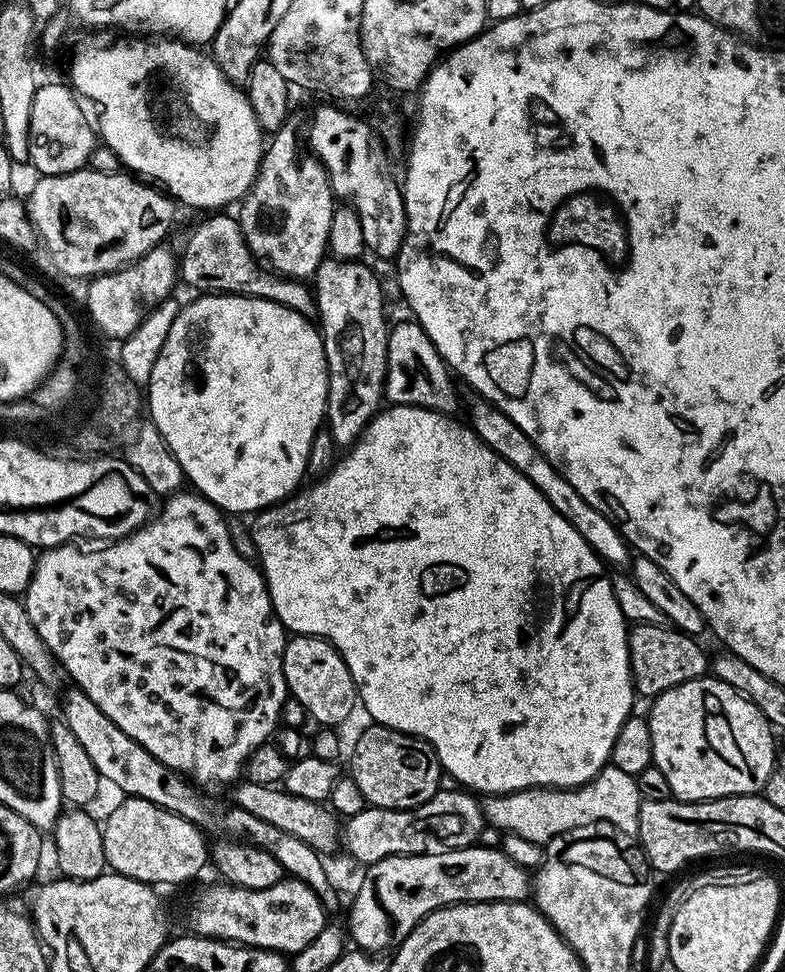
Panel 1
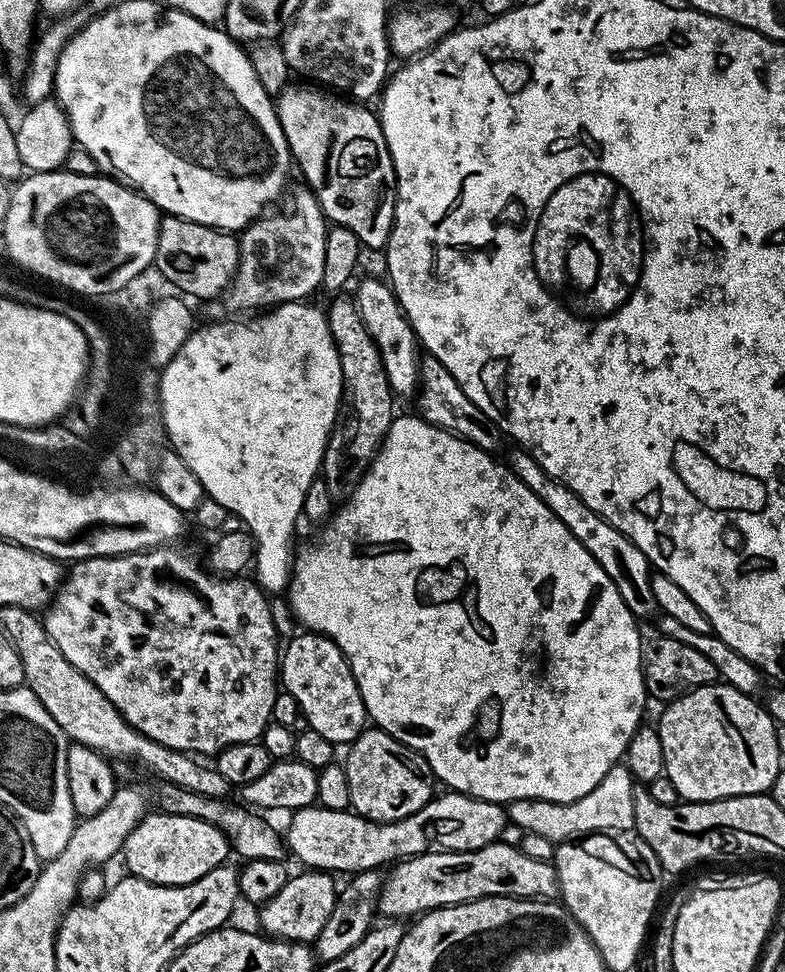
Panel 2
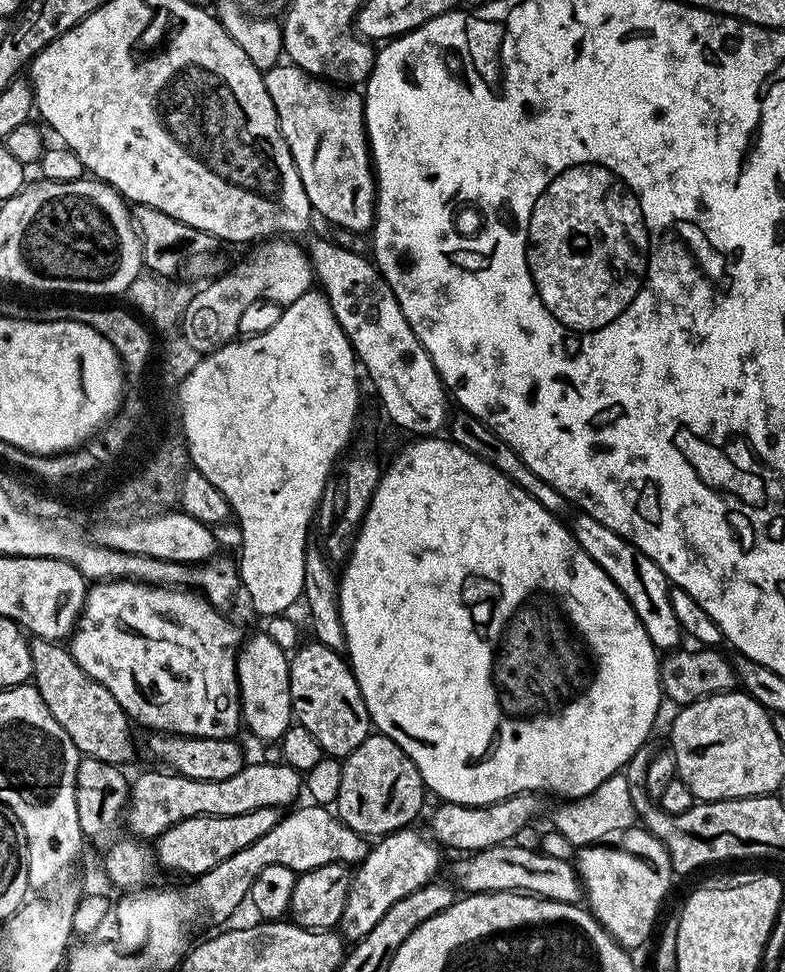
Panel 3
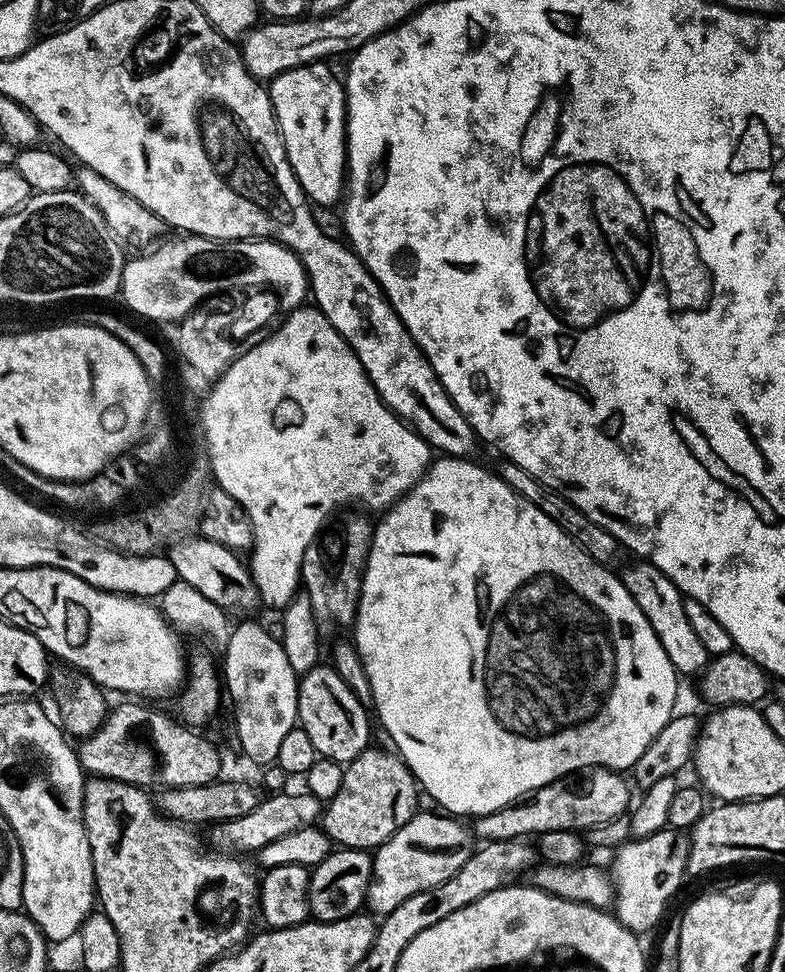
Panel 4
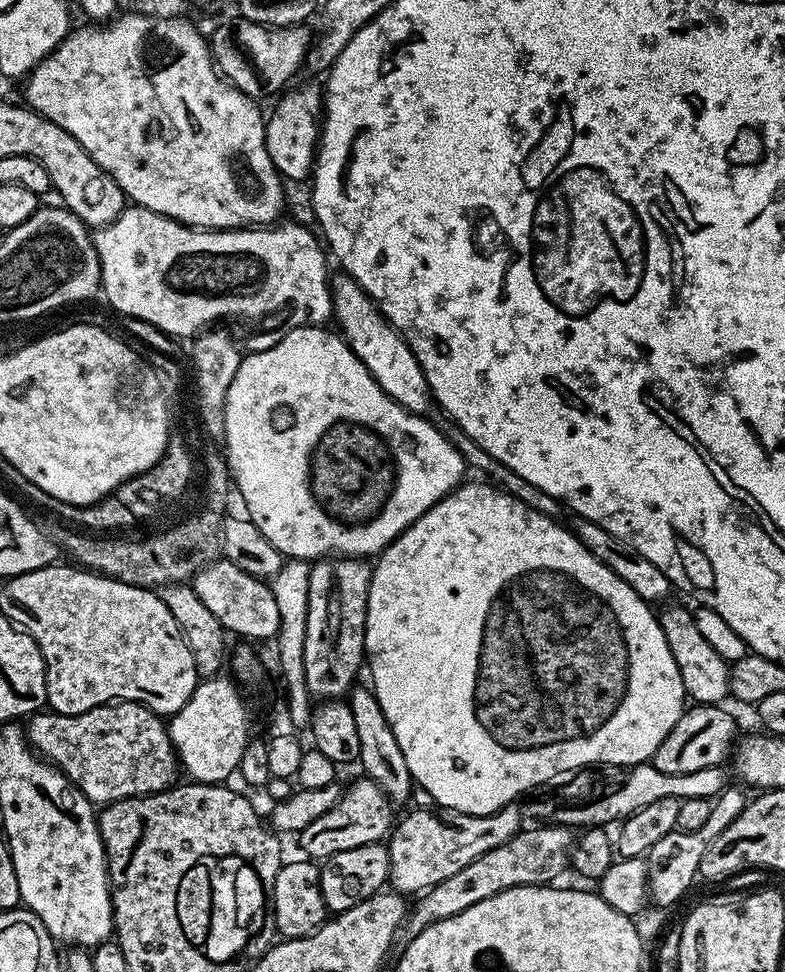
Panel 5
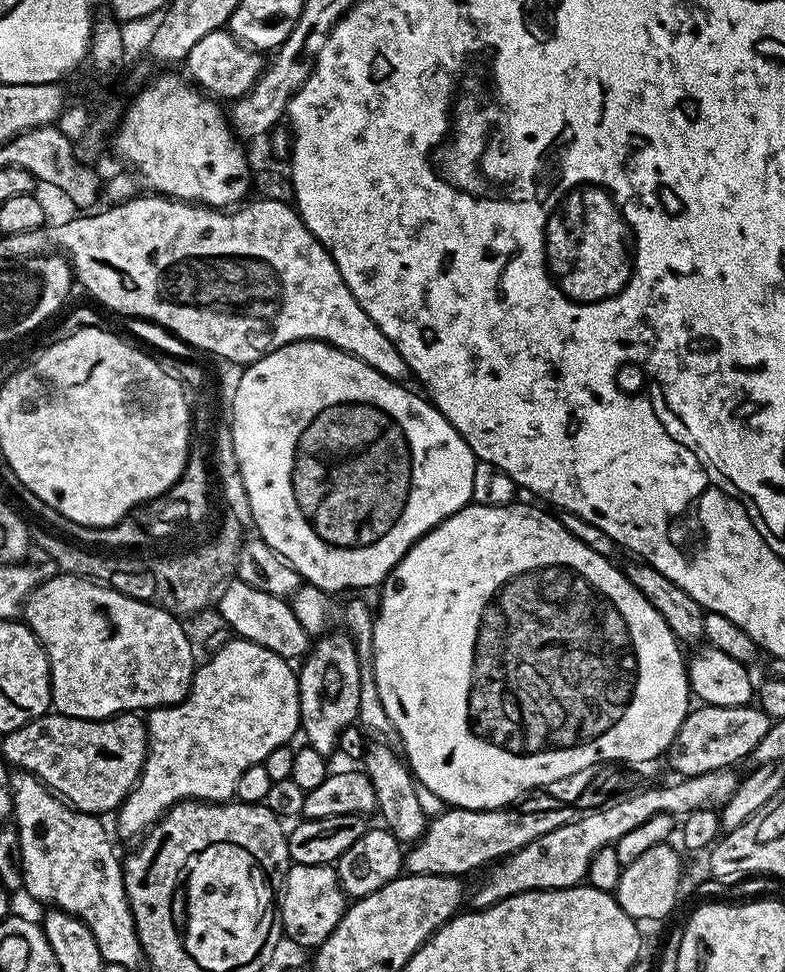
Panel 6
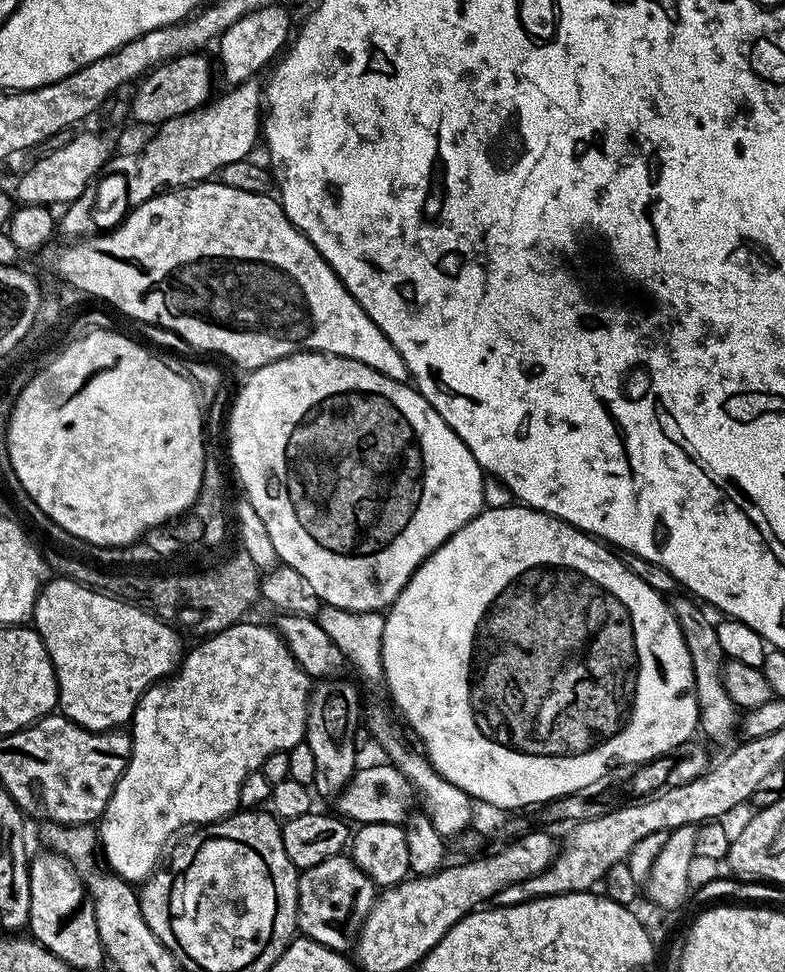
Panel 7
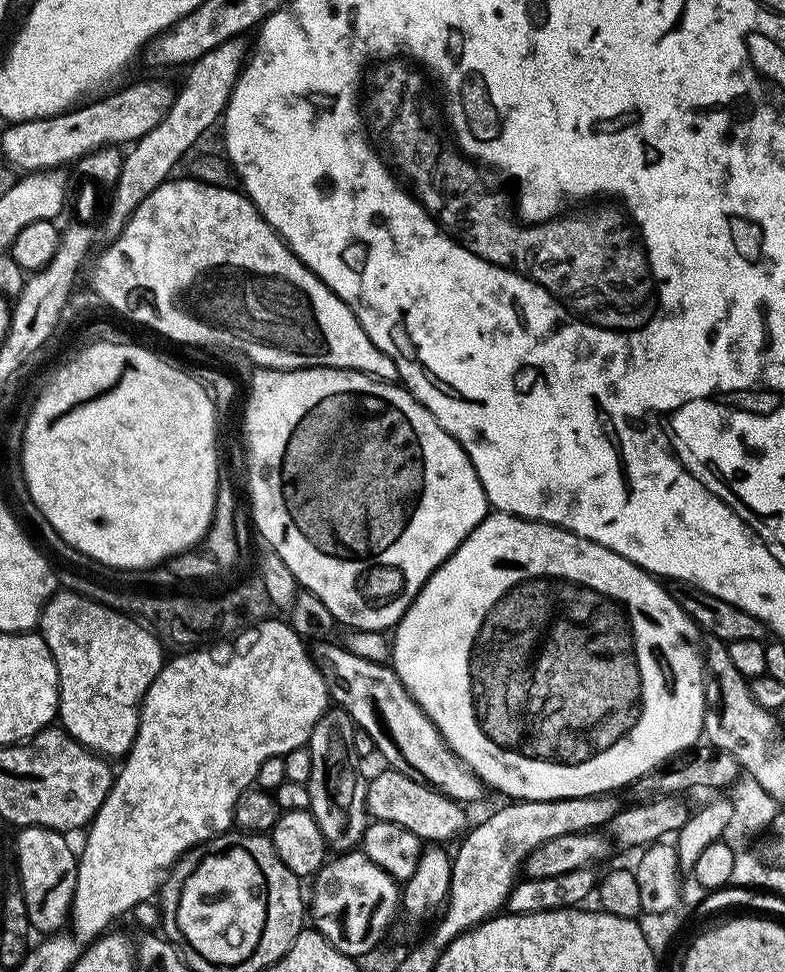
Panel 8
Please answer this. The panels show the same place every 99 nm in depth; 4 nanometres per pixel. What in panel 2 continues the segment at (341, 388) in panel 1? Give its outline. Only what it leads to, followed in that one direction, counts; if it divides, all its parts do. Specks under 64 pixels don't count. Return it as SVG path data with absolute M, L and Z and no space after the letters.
M340 294L335 297L331 302L332 305L327 305L326 315L328 317L328 325L330 326L330 334L334 338L334 346L338 350L338 362L342 362L342 382L344 383L344 396L340 400L340 409L336 415L336 425L332 428L332 433L328 439L328 445L324 451L324 463L322 465L322 475L326 478L326 486L330 486L330 494L332 495L333 501L343 502L347 500L348 496L356 488L356 483L364 477L364 471L371 464L372 460L376 457L376 451L380 449L380 443L386 438L386 434L390 430L392 421L394 419L394 411L392 412L392 400L394 401L394 393L392 387L388 384L388 379L386 378L386 370L382 366L382 358L380 357L380 351L377 350L376 344L370 338L370 334L366 330L366 326L362 322L362 318L358 314L356 309L355 299L345 297L346 295Z

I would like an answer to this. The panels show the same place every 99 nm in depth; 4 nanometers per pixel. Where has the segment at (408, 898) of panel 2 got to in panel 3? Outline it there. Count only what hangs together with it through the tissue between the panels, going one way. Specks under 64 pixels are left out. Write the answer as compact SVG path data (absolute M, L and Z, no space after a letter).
M509 842L499 848L488 848L484 852L473 852L465 855L452 868L451 879L464 887L465 893L473 892L519 892L529 896L539 896L542 900L553 900L563 904L580 904L582 900L582 885L579 875L571 859L563 860L560 856L547 856L544 852L535 852L532 848L515 848L515 843Z

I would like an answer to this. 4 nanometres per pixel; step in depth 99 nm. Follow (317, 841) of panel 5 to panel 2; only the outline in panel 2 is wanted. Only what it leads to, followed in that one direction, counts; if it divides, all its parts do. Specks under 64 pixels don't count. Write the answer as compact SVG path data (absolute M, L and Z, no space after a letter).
M375 726L365 727L343 761L350 782L350 808L368 820L394 822L422 810L434 795L434 777L426 758Z

